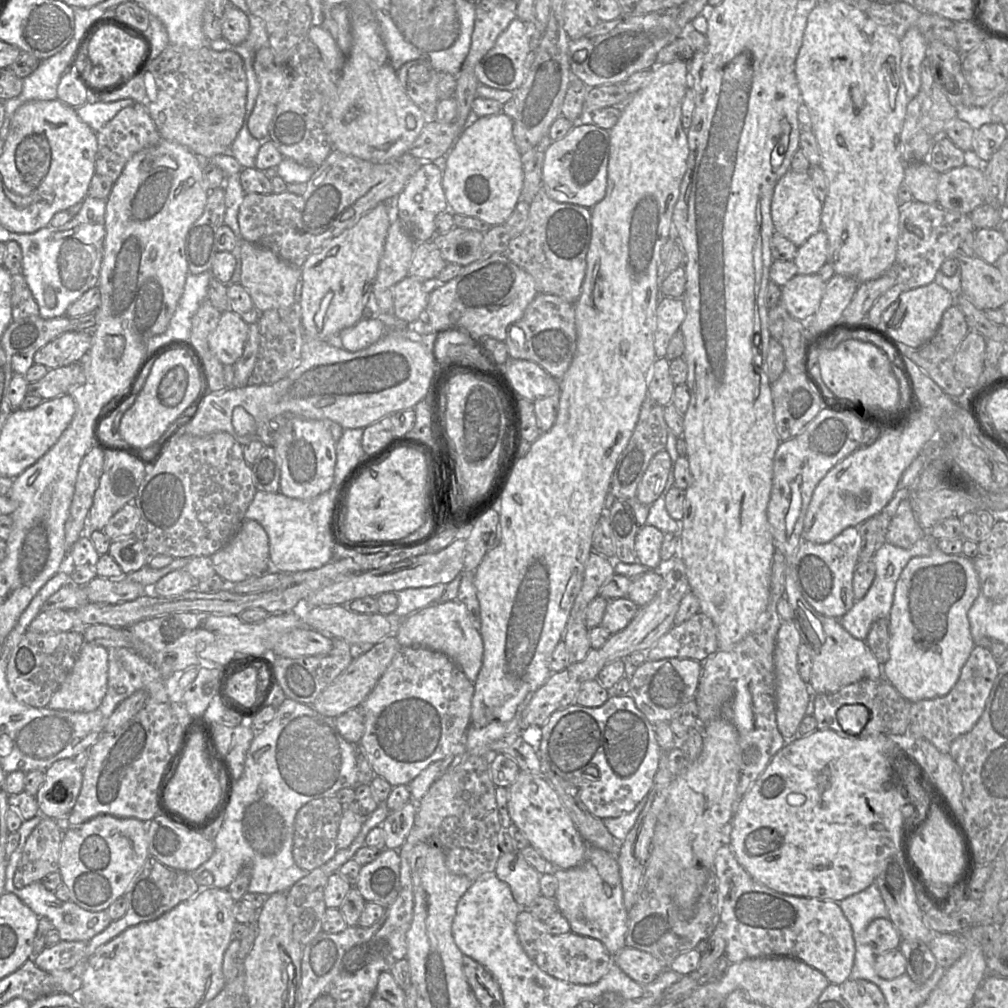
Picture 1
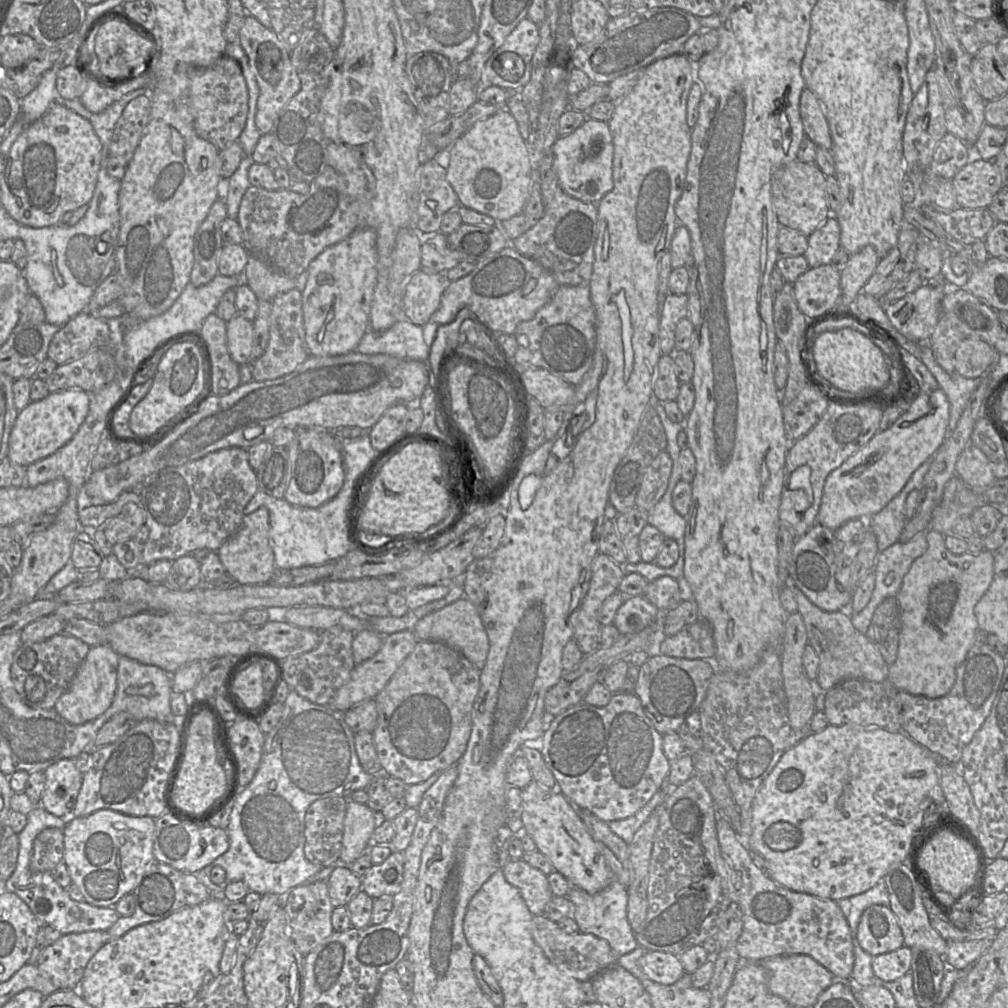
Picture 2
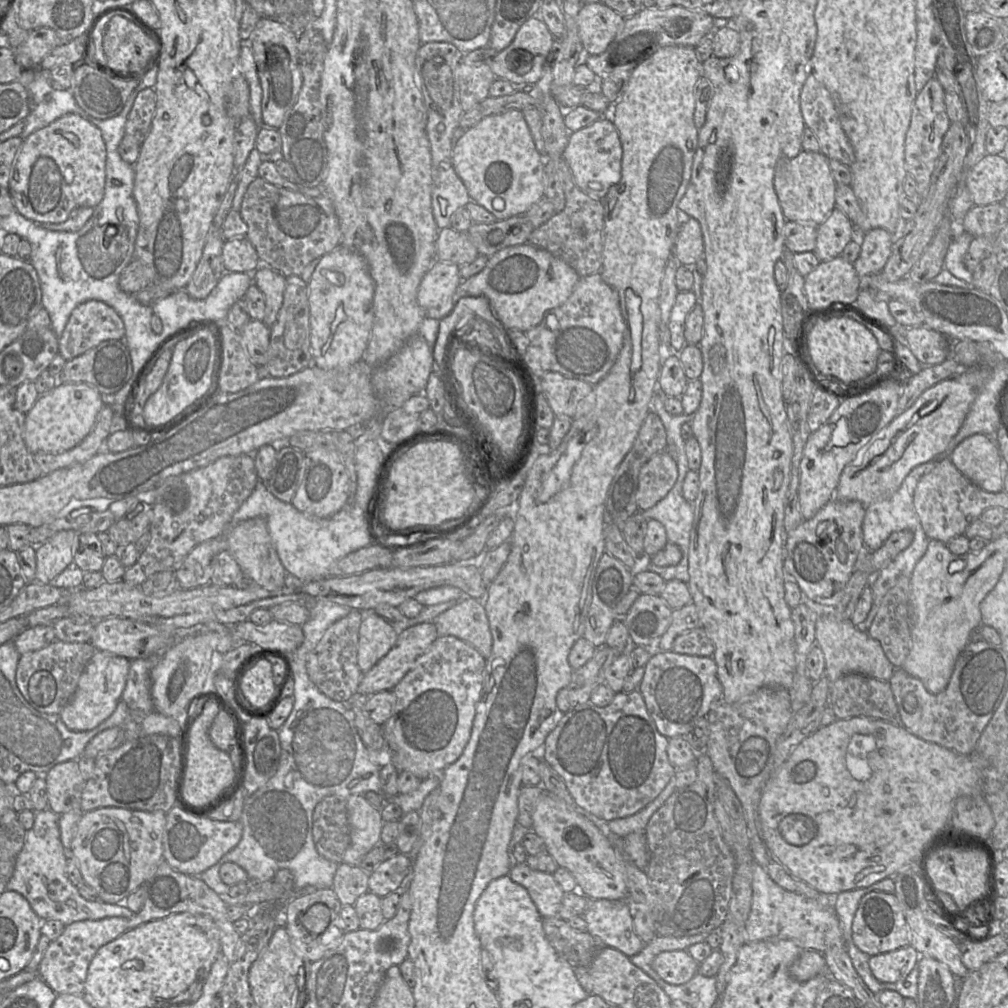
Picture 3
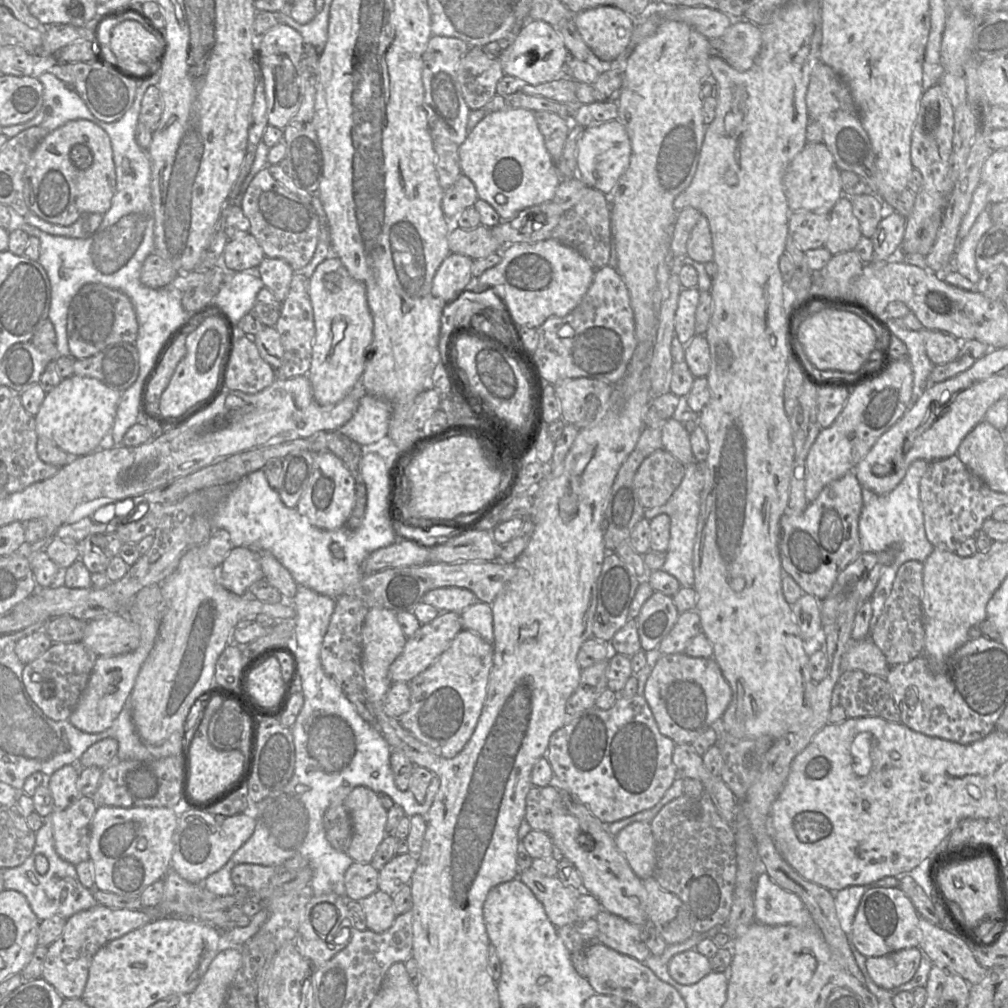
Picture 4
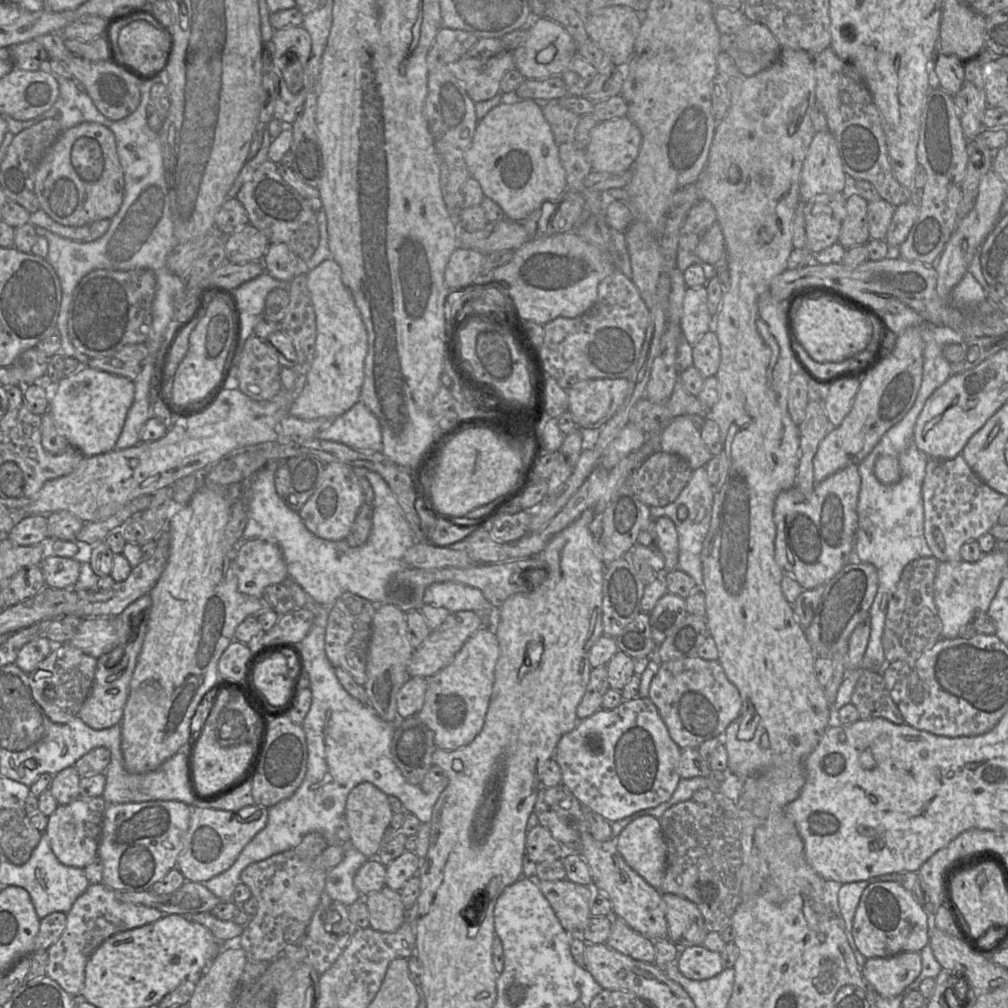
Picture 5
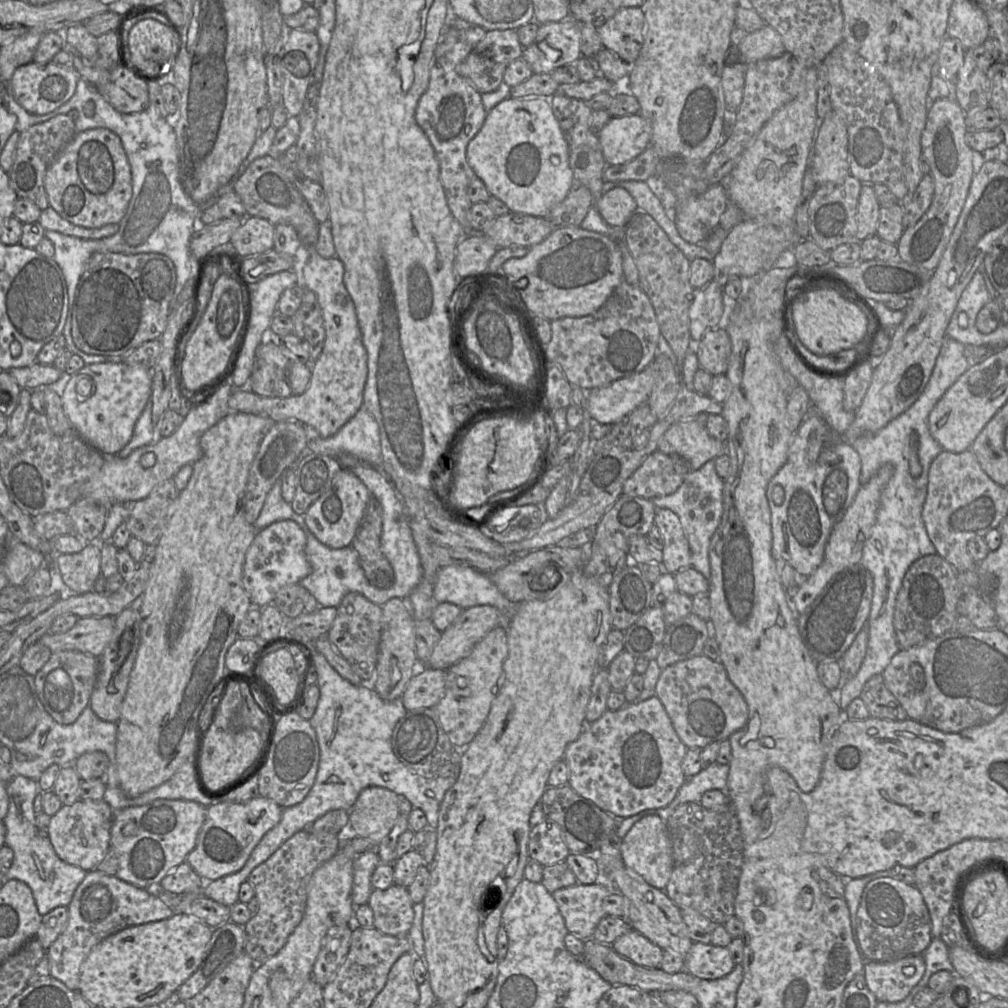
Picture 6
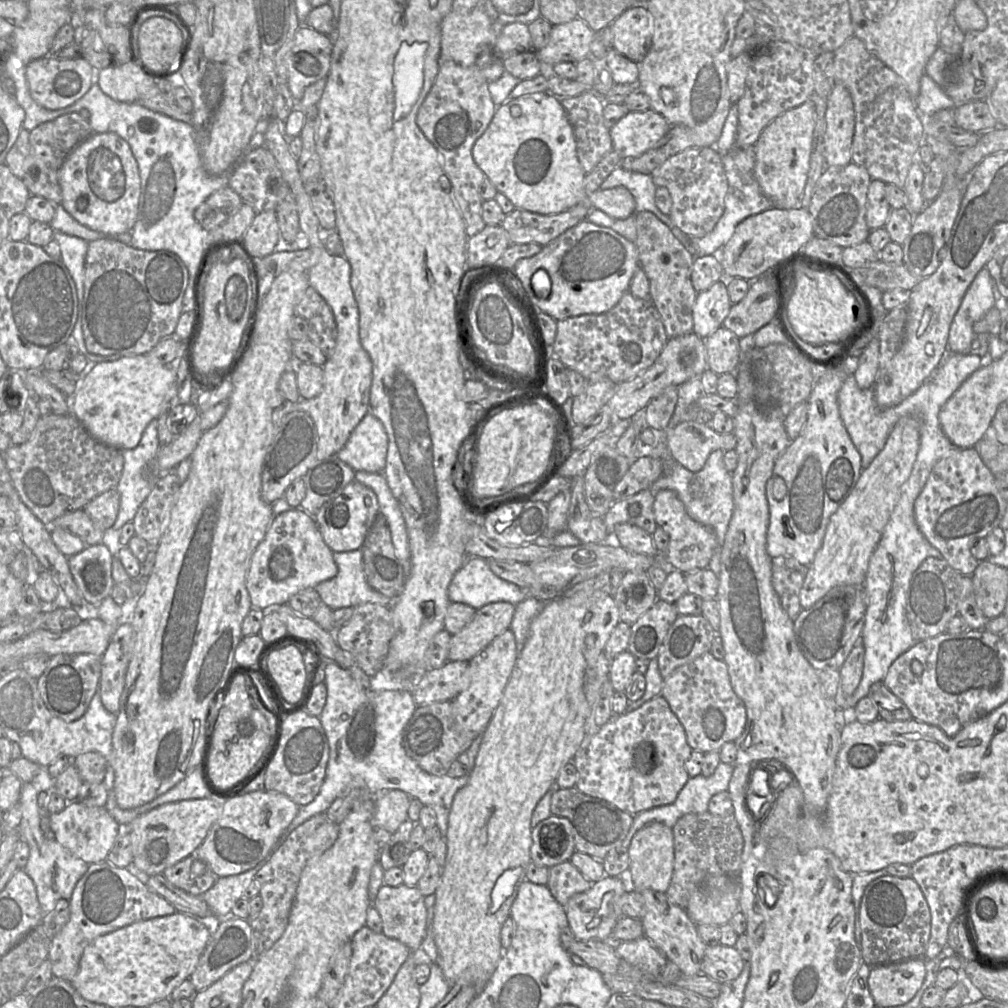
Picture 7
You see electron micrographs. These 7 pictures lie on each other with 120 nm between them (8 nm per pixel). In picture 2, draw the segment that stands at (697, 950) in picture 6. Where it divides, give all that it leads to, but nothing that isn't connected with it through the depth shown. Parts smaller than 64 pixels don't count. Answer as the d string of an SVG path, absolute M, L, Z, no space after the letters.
M649 950L638 966L650 980L663 985L674 984L686 973L679 957L666 952Z

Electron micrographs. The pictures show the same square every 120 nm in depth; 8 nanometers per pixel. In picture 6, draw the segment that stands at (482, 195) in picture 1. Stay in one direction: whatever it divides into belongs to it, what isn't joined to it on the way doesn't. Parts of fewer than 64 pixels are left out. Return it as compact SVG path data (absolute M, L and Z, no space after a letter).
M508 98L486 115L484 123L466 148L468 164L486 185L489 193L503 201L511 212L548 217L550 211L567 196L574 174L569 165L569 147L555 117L550 99L521 100Z

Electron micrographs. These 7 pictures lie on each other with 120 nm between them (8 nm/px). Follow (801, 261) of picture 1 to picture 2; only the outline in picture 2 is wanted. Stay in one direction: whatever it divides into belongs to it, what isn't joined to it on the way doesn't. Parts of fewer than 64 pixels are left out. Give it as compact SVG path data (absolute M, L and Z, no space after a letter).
M834 215L825 220L808 236L808 247L803 256L809 268L831 264L840 245L840 225Z

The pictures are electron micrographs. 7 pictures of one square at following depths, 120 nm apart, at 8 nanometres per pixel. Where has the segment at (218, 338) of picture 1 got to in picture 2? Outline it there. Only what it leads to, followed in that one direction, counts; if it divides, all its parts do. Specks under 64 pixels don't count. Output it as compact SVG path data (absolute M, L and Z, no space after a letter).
M235 314L227 321L227 347L231 358L238 365L250 364L253 347L253 322Z

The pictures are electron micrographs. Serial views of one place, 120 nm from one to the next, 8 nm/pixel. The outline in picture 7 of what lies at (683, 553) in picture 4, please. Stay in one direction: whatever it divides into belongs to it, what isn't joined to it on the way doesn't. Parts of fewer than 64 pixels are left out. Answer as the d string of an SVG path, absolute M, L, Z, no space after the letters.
M665 434L659 435L660 443L658 443L658 445L643 445L638 454L638 456L659 458L664 463L663 475L657 479L649 489L654 497L660 490L664 489L676 492L678 498L683 502L688 515L693 520L710 527L715 532L718 546L707 569L718 576L721 566L721 547L724 543L728 525L734 510L732 475L726 470L723 462L724 452L726 451L715 450L711 452L704 467L699 472L693 473L684 468L670 455L665 442Z

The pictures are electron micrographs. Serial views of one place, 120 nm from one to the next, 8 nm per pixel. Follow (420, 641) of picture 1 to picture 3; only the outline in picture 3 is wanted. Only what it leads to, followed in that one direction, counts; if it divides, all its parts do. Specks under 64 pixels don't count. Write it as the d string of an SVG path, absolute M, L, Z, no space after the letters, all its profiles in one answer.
M463 597L432 621L438 636L455 636L466 641L487 659L492 650L492 634L484 606L485 597Z

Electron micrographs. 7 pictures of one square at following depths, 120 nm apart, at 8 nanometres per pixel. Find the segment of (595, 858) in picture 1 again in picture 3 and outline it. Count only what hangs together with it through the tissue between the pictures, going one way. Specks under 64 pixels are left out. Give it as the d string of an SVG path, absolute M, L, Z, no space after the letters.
M587 899L582 917L587 924L586 931L599 940L603 946L616 949L628 958L643 949L644 943L634 931L632 904L628 900Z

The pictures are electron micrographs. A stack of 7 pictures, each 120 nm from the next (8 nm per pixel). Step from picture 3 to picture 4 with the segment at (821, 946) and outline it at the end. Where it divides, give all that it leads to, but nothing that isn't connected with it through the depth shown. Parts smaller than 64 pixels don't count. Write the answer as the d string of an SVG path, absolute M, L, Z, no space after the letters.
M767 872L757 877L754 889L754 910L755 922L769 926L815 925L800 897L773 882Z

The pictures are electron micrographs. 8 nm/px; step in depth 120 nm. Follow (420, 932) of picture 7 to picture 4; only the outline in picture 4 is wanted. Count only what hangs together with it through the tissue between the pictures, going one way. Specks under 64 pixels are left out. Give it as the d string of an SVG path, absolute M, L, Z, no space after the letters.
M381 890L358 902L365 913L367 929L375 933L388 930L397 917L392 896Z

